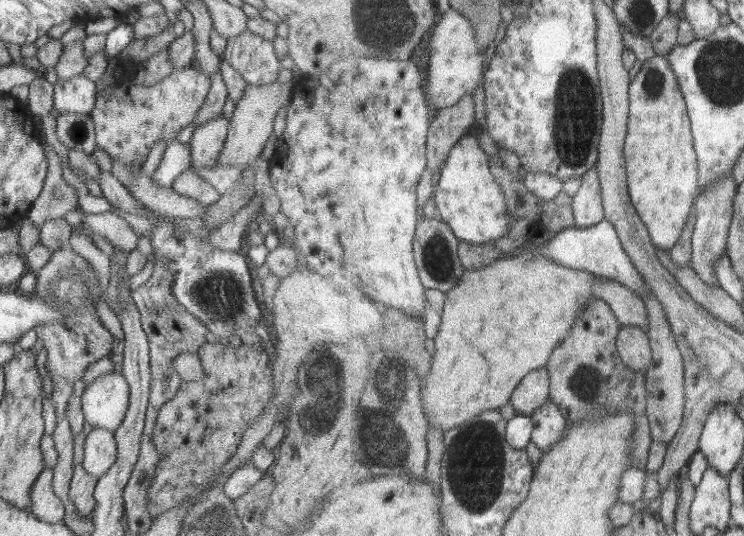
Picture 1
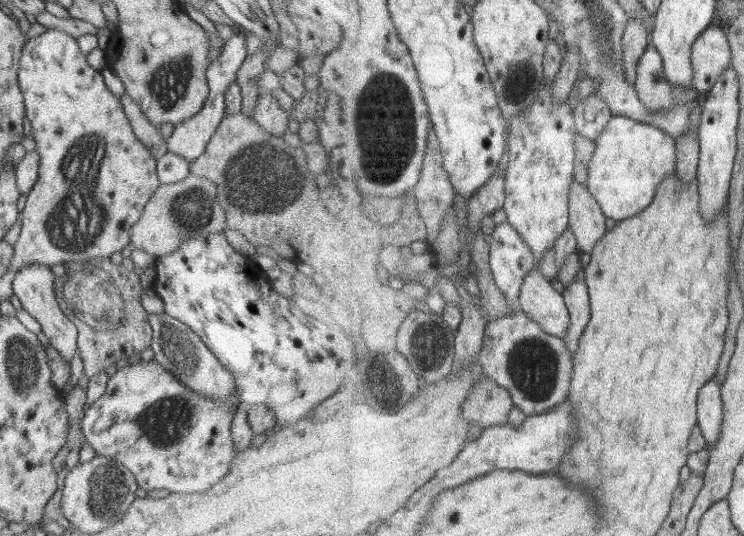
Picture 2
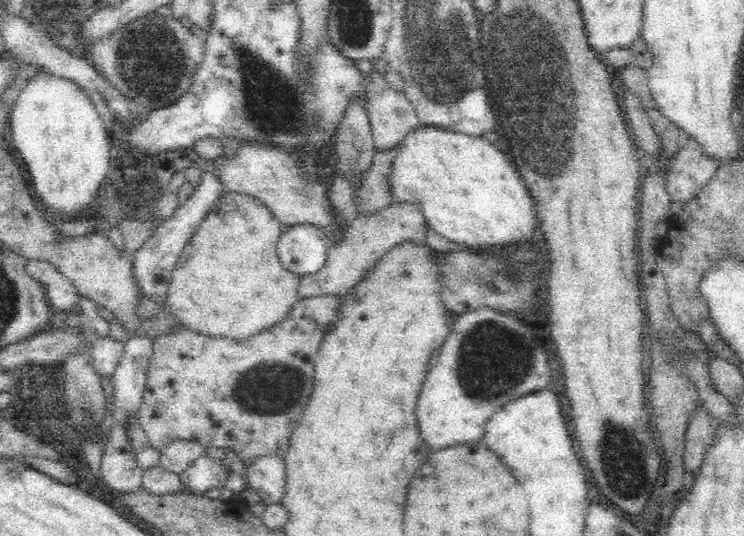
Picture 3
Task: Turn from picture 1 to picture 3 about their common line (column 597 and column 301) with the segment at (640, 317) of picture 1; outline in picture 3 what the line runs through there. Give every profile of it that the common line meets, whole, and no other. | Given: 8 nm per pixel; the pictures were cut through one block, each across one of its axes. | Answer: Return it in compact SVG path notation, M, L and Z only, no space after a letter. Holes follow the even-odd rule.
M394 200L374 212L358 214L351 220L346 240L338 247L330 246L324 266L315 273L304 274L298 292L303 297L318 294L345 294L354 287L362 270L366 270L381 259L392 248L402 244L426 246L429 222L426 220L417 200Z

